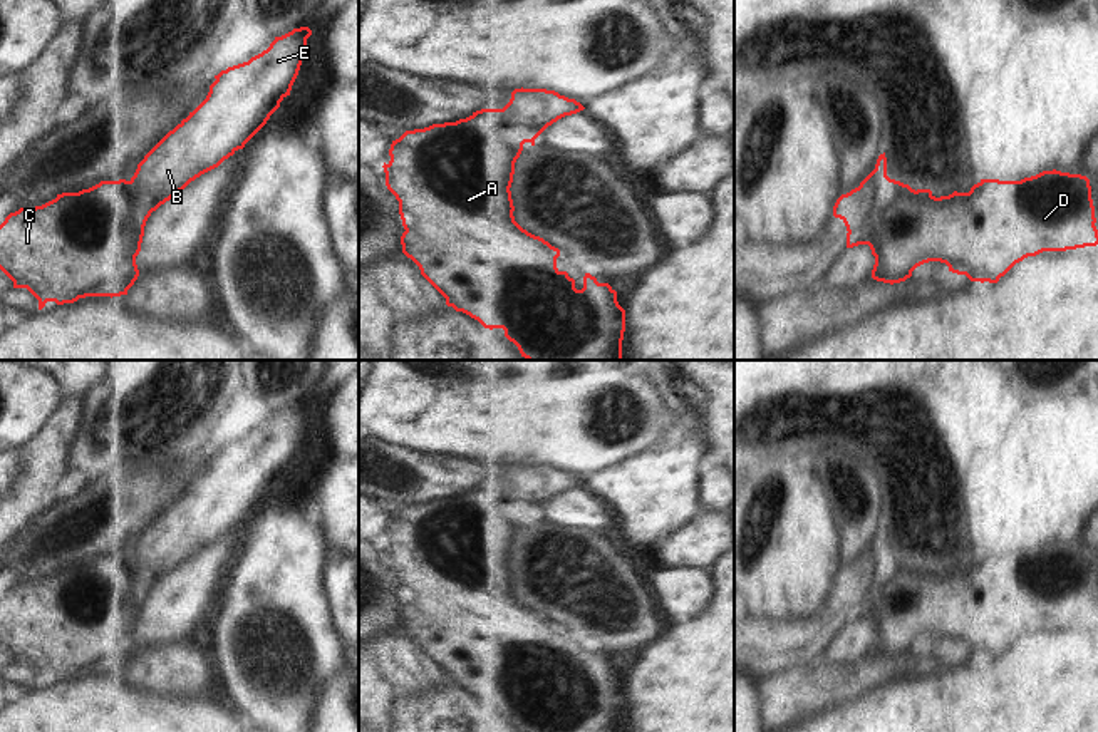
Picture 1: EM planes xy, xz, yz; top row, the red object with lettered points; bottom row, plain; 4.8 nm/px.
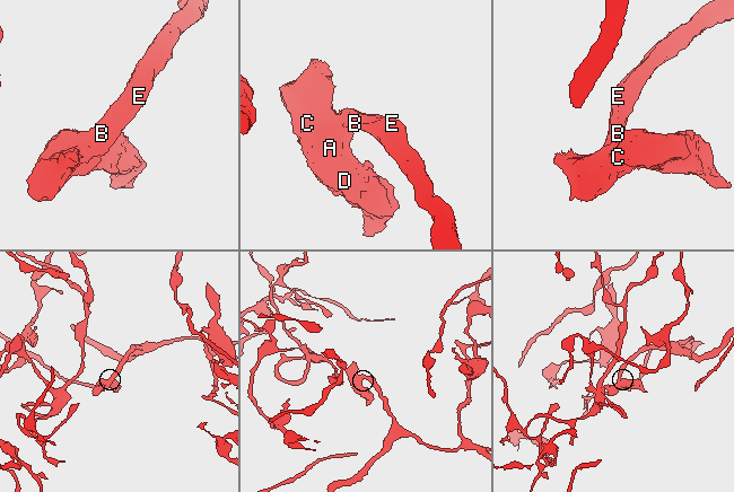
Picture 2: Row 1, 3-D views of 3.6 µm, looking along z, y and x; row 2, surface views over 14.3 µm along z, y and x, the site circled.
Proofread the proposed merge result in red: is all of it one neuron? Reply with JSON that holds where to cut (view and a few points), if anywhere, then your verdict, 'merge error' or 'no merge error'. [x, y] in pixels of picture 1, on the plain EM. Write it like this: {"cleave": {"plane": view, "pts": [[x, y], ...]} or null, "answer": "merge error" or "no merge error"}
{"cleave": {"plane": "yz", "pts": [[887, 551], [882, 563], [860, 587], [860, 597], [849, 607]]}, "answer": "merge error"}

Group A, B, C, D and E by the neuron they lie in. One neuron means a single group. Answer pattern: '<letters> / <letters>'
A C D / B E

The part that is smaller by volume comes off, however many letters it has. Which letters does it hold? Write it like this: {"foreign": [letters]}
{"foreign": ["A", "C", "D"]}

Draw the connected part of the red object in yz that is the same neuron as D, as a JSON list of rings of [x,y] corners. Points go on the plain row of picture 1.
[[[1043,546],[1021,556],[981,554],[969,568],[954,566],[935,573],[930,564],[912,564],[887,551],[883,563],[860,586],[860,600],[847,608],[847,623],[868,620],[875,631],[872,653],[883,658],[900,658],[929,637],[940,637],[949,647],[966,650],[971,657],[997,658],[1016,638],[1043,626],[1066,626],[1098,620],[1095,581],[1090,554],[1081,549]]]

